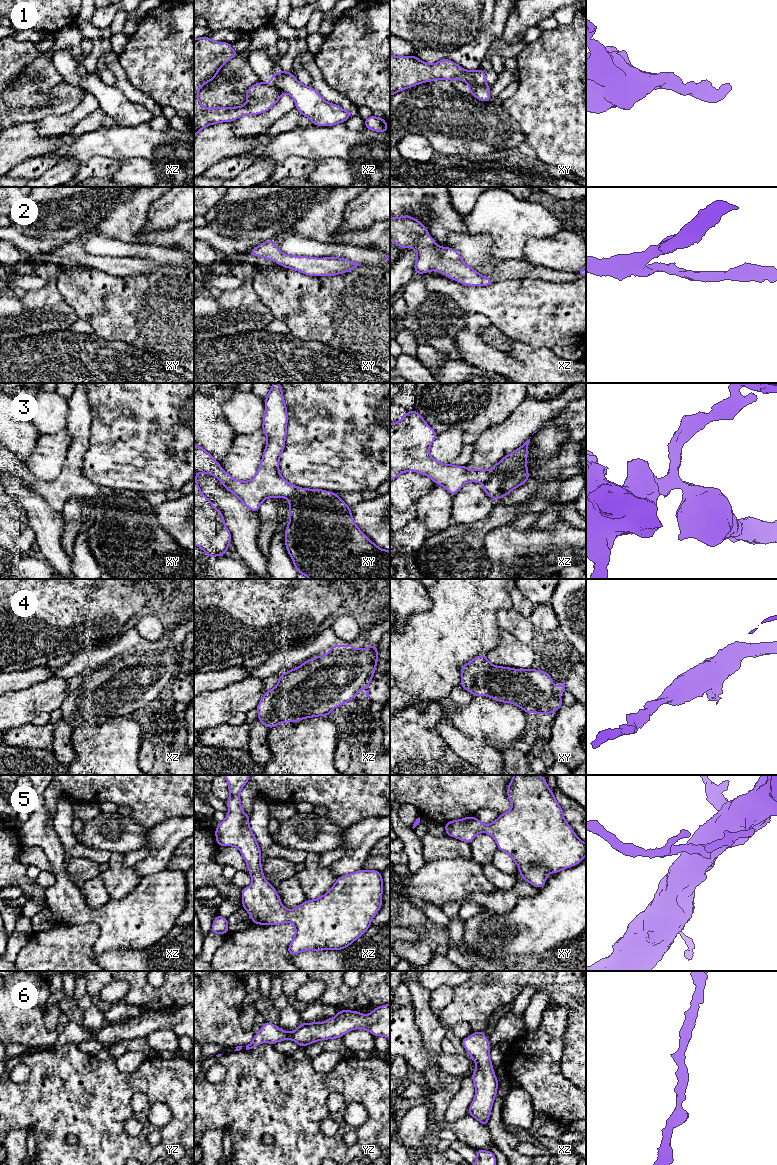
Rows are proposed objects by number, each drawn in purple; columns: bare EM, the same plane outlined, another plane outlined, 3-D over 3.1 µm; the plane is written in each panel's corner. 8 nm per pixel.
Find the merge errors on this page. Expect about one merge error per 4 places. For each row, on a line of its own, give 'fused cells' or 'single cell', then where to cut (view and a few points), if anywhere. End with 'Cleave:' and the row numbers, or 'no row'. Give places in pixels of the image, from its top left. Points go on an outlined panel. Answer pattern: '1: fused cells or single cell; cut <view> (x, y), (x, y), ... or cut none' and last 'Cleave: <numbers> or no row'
1: fused cells; cut xy (469, 83), (485, 84)
2: single cell; cut none
3: fused cells; cut xz (489, 470), (489, 477), (482, 483)
4: single cell; cut none
5: single cell; cut none
6: single cell; cut none
Cleave: 1, 3

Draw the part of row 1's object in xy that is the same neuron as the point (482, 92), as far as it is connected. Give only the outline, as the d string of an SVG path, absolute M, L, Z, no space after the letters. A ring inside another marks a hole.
M469 84L468 89L470 90L470 95L476 97L480 101L488 102L490 101L490 86L484 85L471 85Z

